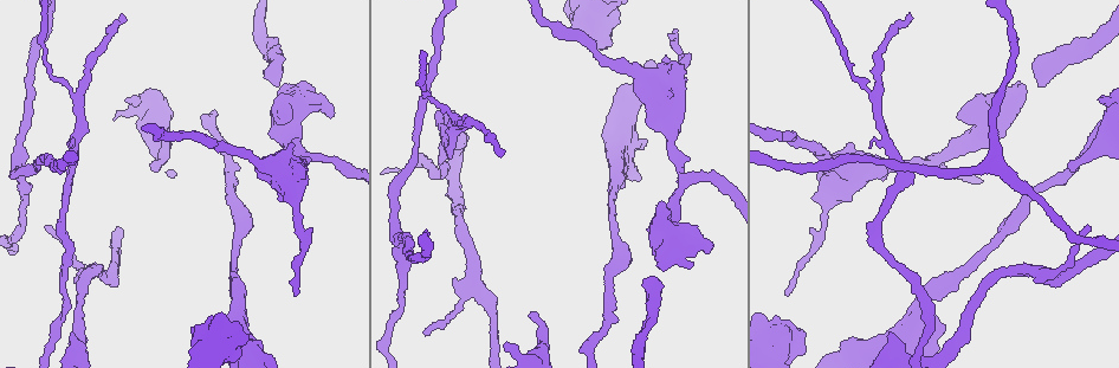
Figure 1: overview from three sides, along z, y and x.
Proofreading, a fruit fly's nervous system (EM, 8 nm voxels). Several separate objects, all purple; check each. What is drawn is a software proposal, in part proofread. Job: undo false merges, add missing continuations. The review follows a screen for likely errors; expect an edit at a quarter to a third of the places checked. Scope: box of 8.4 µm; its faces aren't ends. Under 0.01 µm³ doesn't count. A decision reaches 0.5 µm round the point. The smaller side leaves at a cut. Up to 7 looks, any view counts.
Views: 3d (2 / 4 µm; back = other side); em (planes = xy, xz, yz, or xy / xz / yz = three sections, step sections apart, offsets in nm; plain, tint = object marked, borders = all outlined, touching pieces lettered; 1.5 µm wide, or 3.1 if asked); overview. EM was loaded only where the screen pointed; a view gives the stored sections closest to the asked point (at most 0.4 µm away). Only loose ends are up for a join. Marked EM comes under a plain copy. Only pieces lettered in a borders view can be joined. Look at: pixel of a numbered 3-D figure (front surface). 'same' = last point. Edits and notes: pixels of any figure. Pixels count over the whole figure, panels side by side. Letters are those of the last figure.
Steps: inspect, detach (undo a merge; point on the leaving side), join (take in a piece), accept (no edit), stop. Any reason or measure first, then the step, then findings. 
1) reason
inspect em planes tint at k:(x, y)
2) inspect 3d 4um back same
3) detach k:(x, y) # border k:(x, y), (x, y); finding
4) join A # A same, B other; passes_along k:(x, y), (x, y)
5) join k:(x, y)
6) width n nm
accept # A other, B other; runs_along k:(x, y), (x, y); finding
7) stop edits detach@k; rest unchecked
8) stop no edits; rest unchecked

free end
inspect 3d 2um at 1:(1101, 101)

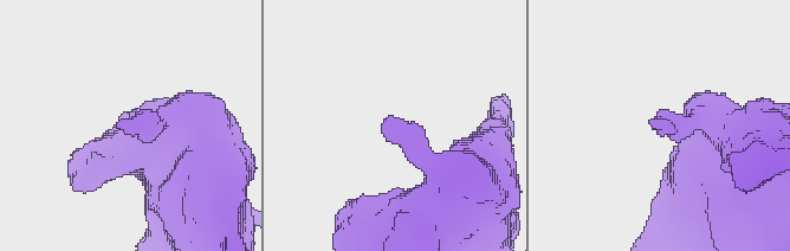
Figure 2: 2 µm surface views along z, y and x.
inspect em planes borders at 2:(382, 127)

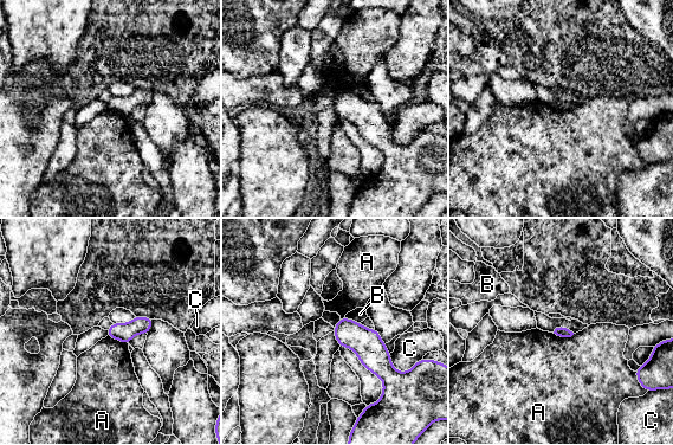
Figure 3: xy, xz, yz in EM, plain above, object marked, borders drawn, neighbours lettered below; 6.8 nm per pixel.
accept # A other, B other, C other; border 3:(107, 335), (128, 344); none of them fits

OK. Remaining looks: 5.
free end
inspect em planes borders at 1:(1038, 283)

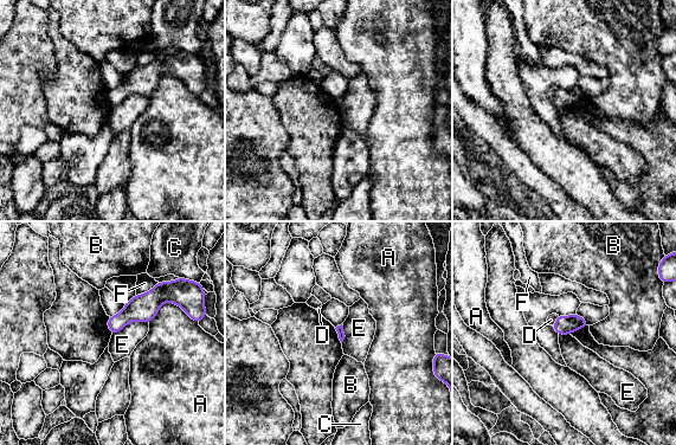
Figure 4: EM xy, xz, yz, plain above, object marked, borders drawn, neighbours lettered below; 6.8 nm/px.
accept # A other, B other, C other, D other, E other, F other; border 4:(148, 322), (130, 321), (111, 335); no lettered piece goes on from it

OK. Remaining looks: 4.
thin end
inspect em yz step 4 borders at 1:(500, 157)

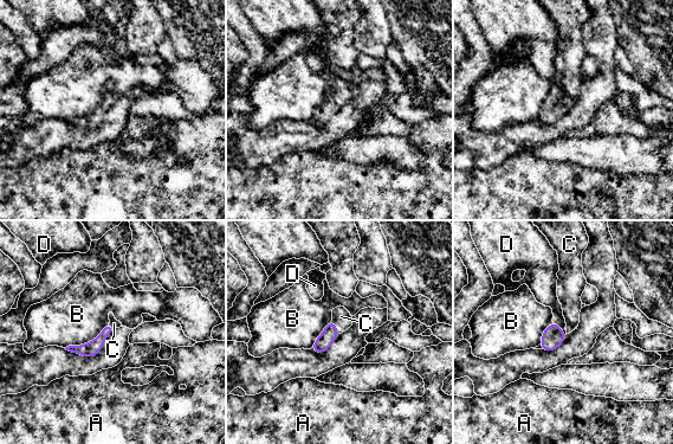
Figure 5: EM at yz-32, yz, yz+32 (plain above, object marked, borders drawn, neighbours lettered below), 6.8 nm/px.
join C # A other, B other, C same, D other; the cell continues

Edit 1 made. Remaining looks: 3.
stop edits join@5; rest unchecked

